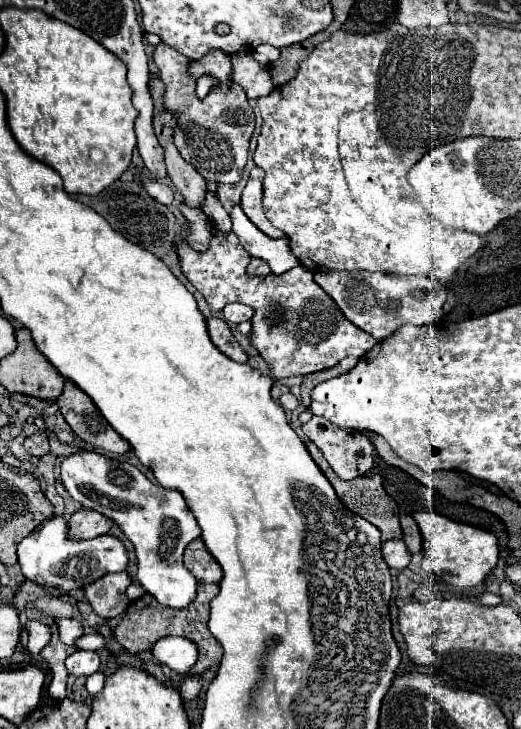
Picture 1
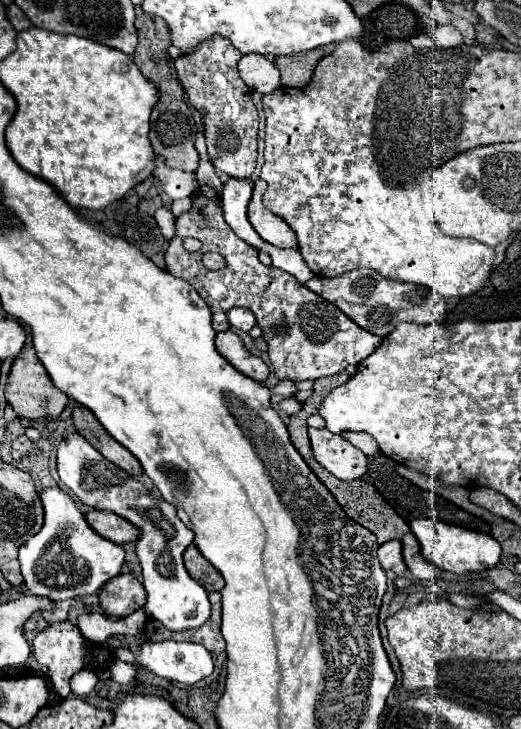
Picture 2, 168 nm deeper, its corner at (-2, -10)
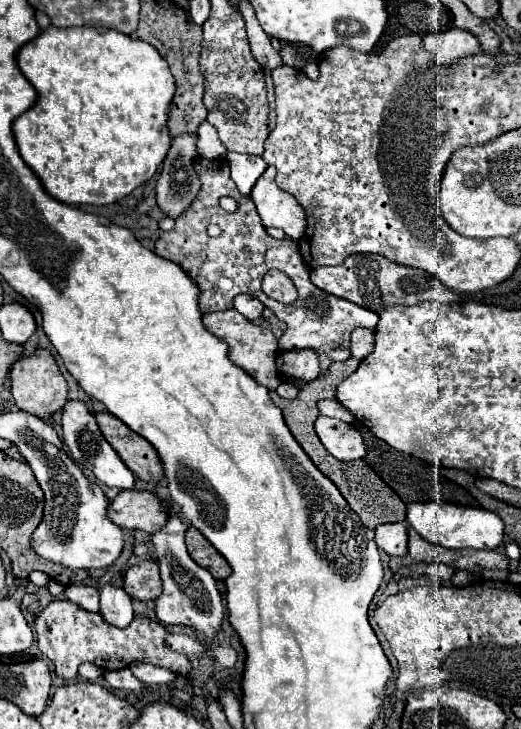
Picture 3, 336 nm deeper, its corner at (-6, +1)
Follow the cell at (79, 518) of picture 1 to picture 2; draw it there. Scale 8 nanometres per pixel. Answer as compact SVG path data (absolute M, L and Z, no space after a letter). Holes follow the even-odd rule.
M90 511L86 513L86 521L92 529L96 529L96 533L104 539L110 539L118 545L128 543L128 541L136 541L138 537L138 529L124 521L118 515L112 515L110 511Z

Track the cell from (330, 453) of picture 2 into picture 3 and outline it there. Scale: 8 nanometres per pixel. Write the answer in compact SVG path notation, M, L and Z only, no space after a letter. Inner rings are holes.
M318 416L316 434L324 448L338 460L356 460L366 454L362 434L352 424L336 418Z

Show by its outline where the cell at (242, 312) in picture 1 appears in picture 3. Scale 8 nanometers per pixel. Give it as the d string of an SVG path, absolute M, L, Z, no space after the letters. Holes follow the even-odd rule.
M238 294L234 298L234 308L244 314L248 320L258 320L262 316L262 310L264 310L264 304L260 304L260 300L256 300L254 296L250 294Z

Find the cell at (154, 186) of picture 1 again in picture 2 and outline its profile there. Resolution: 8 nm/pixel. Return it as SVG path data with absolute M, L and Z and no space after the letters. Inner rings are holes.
M160 207L156 213L154 213L154 219L158 221L158 225L160 225L160 229L162 229L162 235L166 237L166 239L172 239L174 237L174 215L170 213L170 209L166 209L166 207Z

